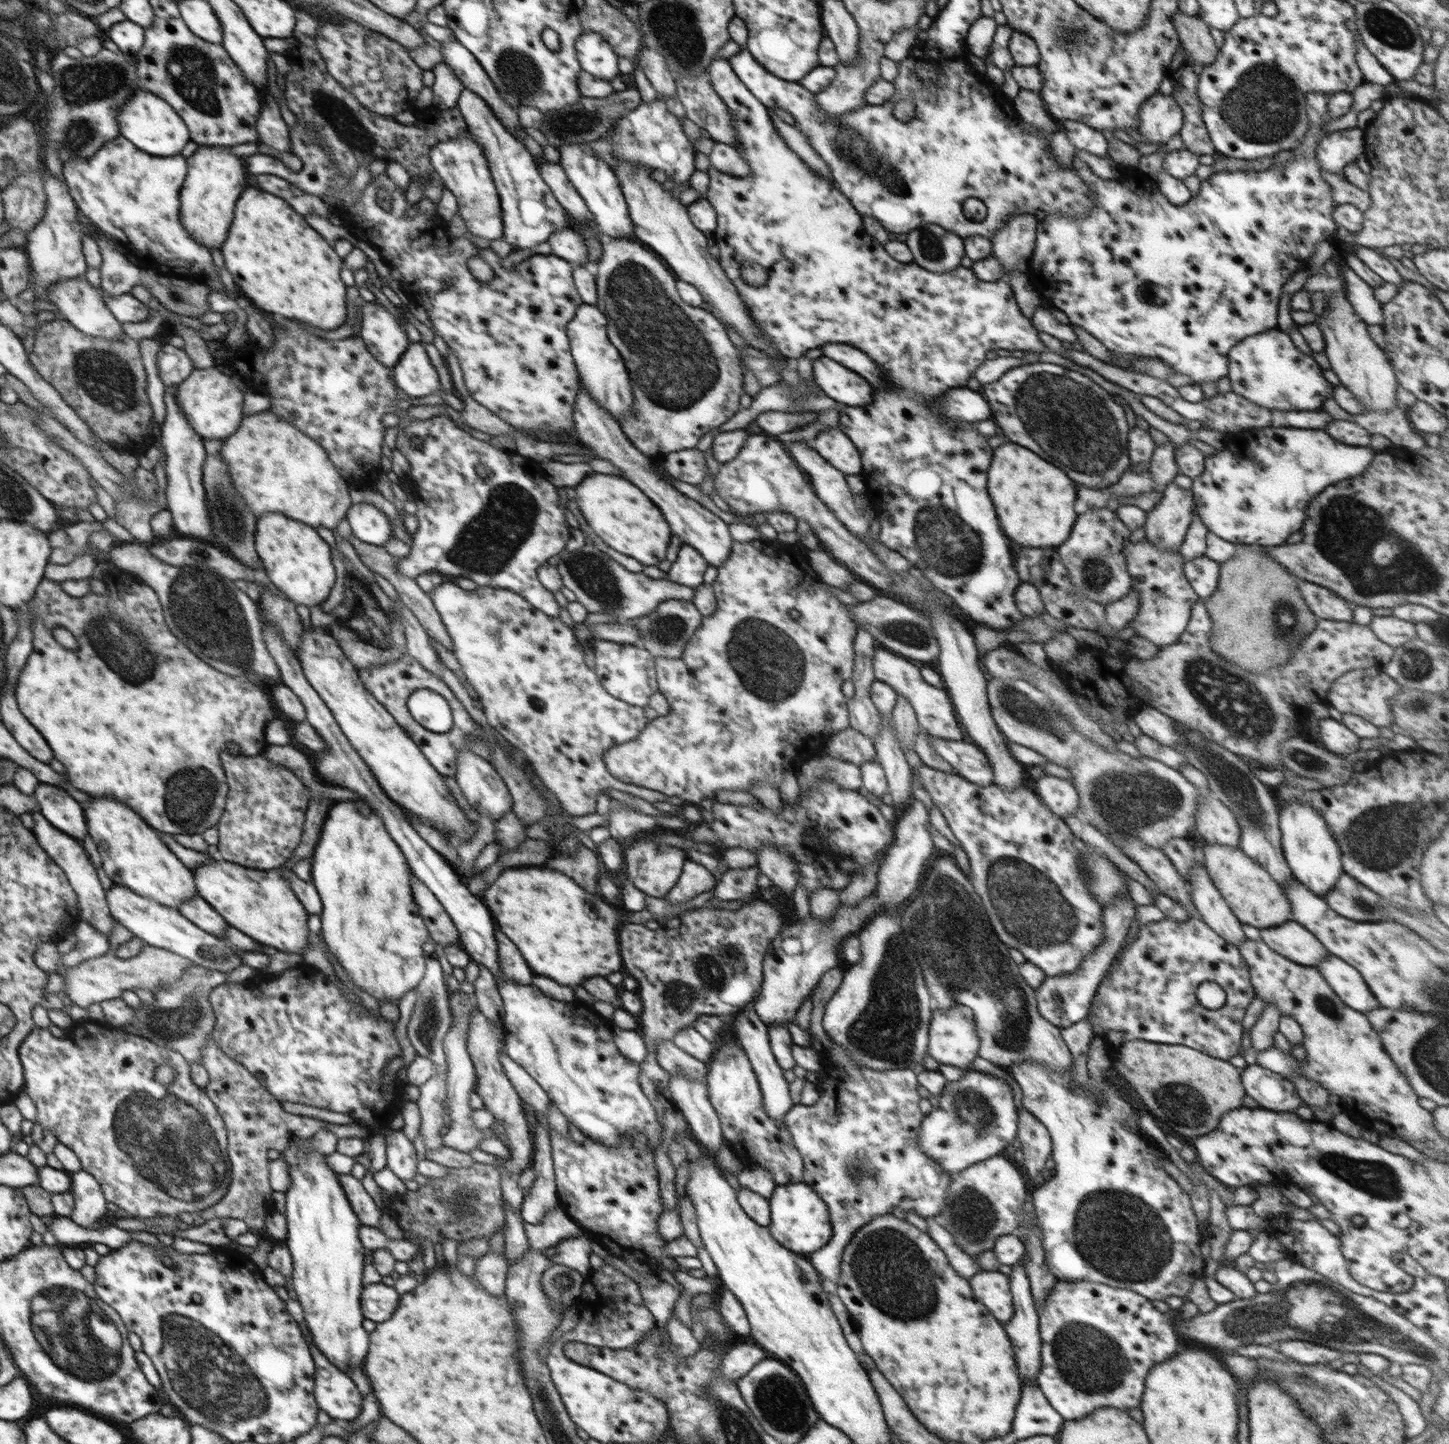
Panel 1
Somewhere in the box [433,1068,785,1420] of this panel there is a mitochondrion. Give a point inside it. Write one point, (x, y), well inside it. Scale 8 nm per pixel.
(460, 1203)

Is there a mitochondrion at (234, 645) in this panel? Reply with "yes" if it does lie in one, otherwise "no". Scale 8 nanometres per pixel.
yes

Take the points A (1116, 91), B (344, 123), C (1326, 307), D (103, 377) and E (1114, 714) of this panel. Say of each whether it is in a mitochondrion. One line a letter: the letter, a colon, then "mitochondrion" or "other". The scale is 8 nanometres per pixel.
A: other
B: mitochondrion
C: other
D: mitochondrion
E: other

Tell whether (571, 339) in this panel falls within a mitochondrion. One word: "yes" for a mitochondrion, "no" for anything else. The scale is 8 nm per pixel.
no

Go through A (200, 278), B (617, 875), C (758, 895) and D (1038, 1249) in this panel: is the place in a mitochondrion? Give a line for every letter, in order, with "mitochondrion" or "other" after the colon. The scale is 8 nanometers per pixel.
A: other
B: other
C: other
D: other

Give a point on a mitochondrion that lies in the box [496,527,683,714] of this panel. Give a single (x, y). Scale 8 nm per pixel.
(594, 575)

